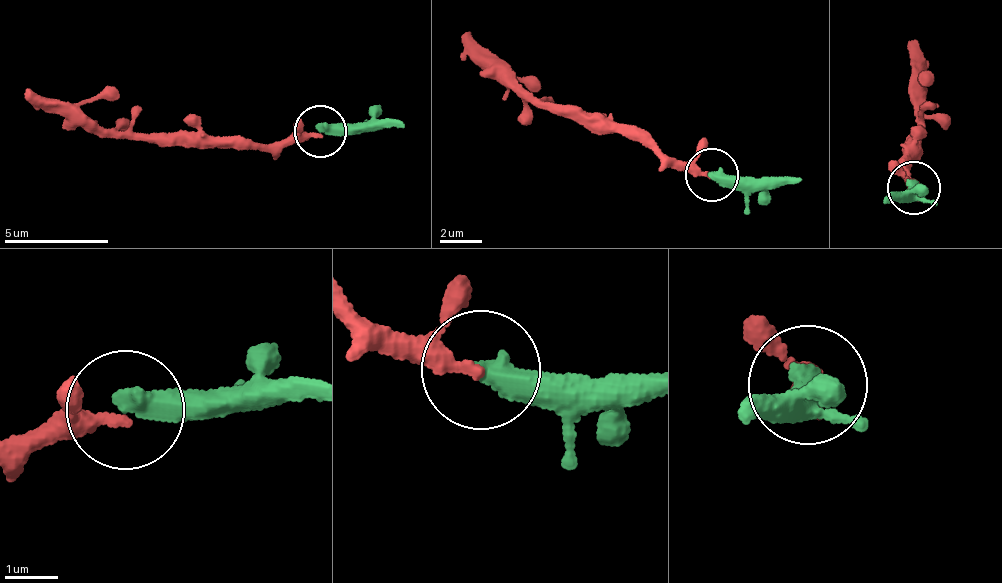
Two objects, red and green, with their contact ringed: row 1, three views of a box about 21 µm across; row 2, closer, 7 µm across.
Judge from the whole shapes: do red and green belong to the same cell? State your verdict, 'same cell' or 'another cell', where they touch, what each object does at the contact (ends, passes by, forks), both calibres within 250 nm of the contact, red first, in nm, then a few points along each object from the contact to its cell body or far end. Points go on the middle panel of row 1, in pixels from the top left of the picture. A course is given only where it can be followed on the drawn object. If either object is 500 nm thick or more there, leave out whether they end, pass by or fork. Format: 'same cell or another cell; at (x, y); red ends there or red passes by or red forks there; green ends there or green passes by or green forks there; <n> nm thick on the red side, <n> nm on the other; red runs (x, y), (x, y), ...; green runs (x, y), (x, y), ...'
same cell; at (712, 175); red passes by; green ends there; 190 nm thick on the red side, 480 nm on the other; red runs (712, 174), (688, 171), (640, 139), (531, 106), (484, 72), (460, 38); green runs (712, 174), (803, 178)

